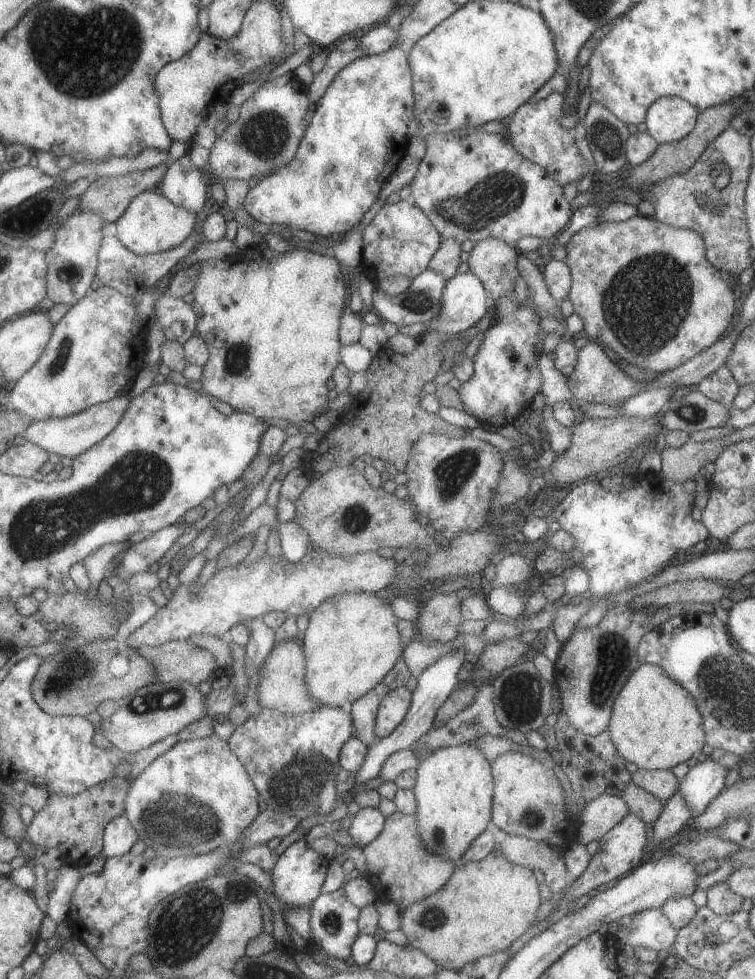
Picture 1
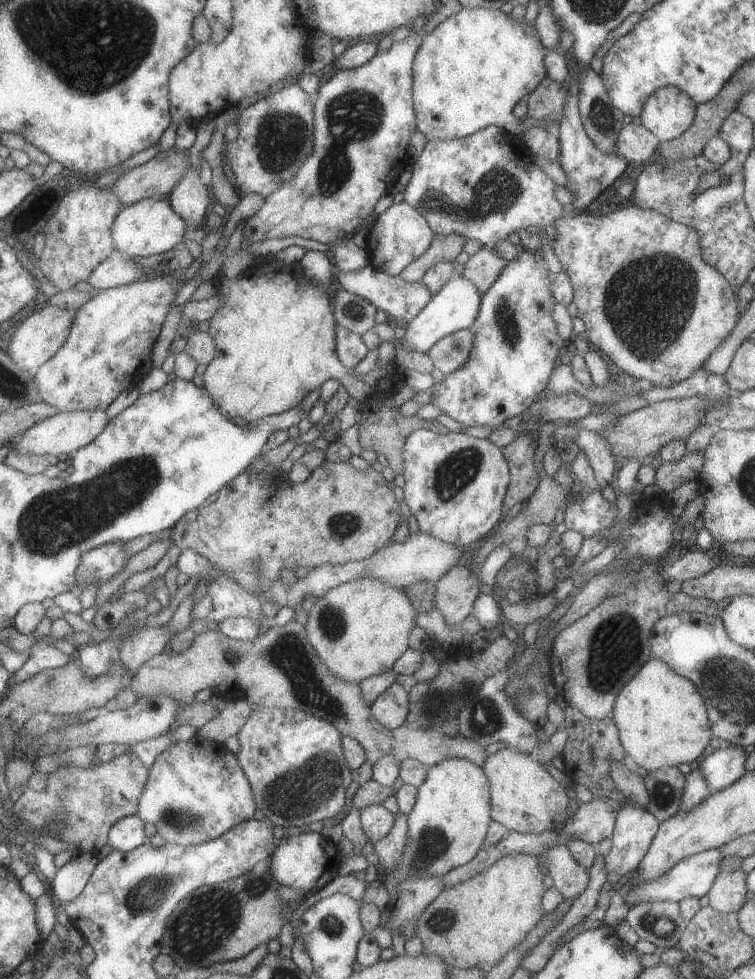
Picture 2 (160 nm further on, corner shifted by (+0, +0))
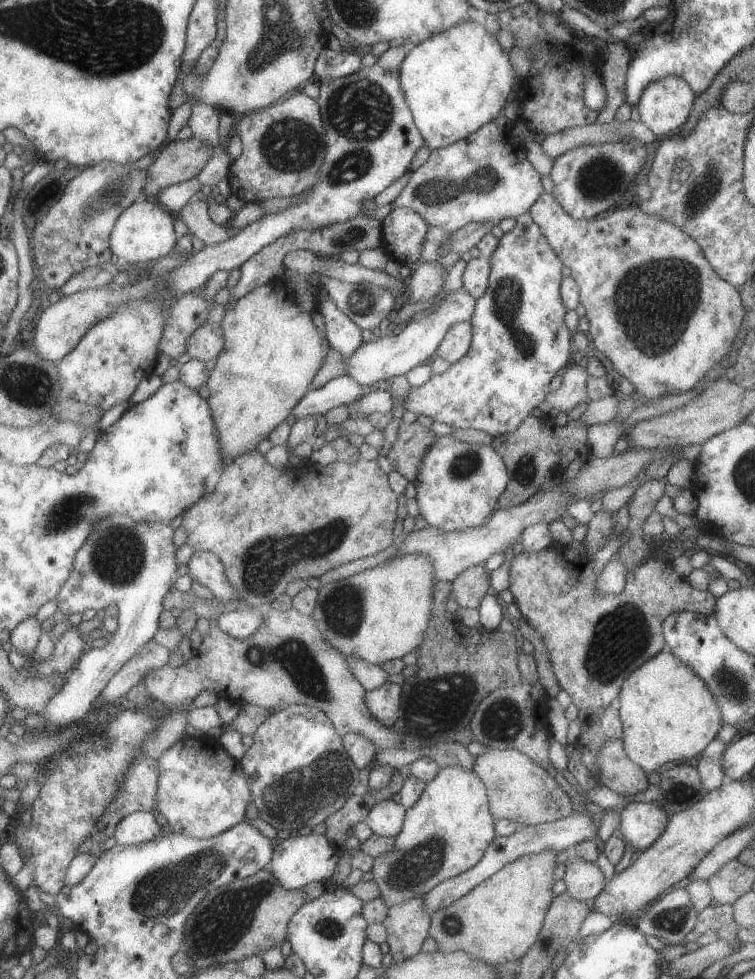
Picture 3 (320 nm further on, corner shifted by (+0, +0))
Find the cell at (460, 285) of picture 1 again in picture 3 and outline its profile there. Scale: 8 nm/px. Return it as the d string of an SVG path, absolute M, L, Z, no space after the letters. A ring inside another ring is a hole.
M459 290L447 294L446 299L431 313L421 319L406 322L403 330L397 335L382 334L370 341L362 343L352 355L342 358L346 374L361 386L373 385L377 380L404 375L418 364L435 357L435 352L446 330L454 323L469 321L474 309L474 298L465 291Z

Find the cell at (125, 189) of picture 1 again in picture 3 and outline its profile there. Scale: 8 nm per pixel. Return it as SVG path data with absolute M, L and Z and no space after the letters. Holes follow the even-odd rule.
M195 137L165 142L155 153L153 164L145 170L148 179L144 184L144 194L154 200L157 191L163 187L196 178L211 158L211 153L212 148Z

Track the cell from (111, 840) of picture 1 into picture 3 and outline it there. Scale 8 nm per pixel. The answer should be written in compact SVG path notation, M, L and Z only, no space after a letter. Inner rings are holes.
M135 811L124 816L114 828L113 838L118 845L133 846L153 840L163 834L151 811Z

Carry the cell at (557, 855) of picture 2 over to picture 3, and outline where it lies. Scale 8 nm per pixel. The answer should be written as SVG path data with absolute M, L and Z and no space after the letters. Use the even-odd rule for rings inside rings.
M568 858L565 861L565 872L562 879L566 891L575 900L591 902L601 891L606 883L603 873L595 862Z

